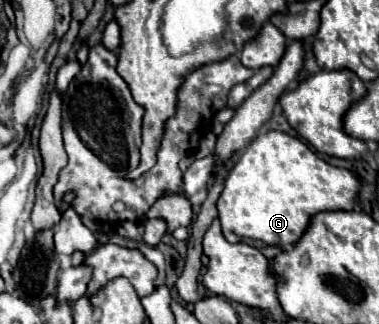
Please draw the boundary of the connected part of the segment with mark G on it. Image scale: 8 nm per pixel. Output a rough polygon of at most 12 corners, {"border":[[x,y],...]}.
{"border":[[259,133],[217,201],[223,231],[291,245],[359,177]]}

